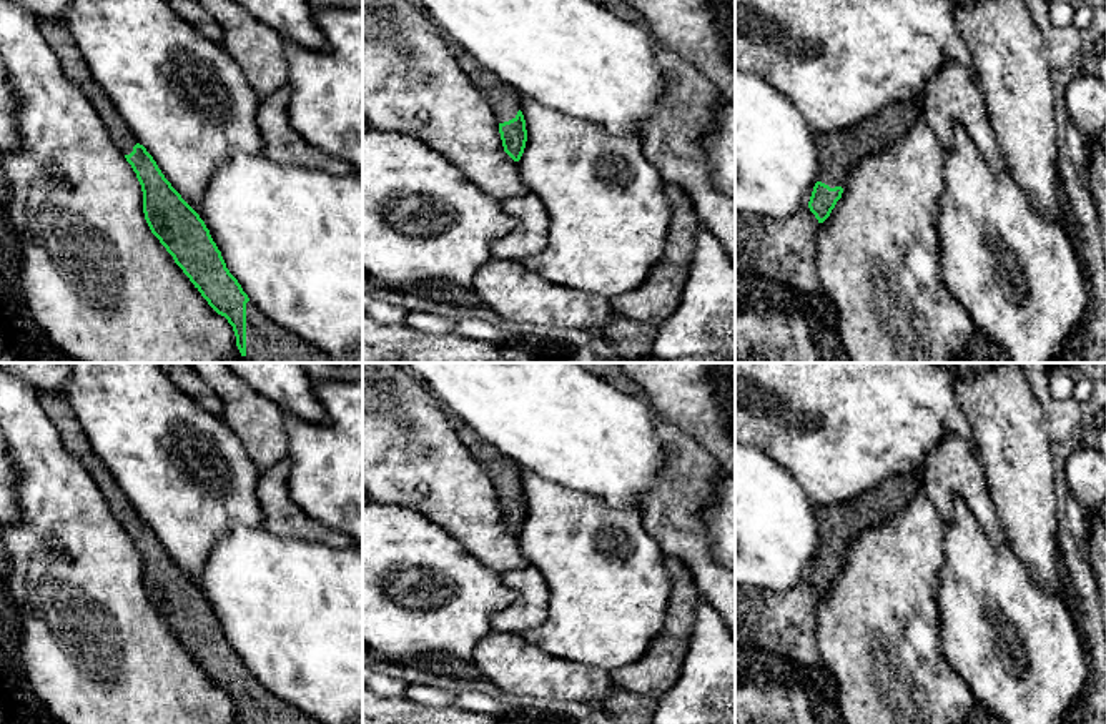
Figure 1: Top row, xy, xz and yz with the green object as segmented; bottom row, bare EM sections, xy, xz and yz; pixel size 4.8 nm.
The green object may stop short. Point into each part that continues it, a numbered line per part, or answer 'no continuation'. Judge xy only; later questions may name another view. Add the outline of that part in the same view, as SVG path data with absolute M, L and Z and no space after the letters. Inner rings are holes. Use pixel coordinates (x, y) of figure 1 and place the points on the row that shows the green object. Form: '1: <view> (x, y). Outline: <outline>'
1: xy (55, 32). Outline: M38 18L38 27L45 42L57 55L65 77L90 100L116 148L123 155L130 155L138 140L111 103L106 92L93 78L67 25L60 20Z
2: xy (266, 342). Outline: M246 303L248 363L334 363L333 356L268 320Z

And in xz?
1: xz (503, 99). Outline: M449 42L449 50L489 103L496 121L504 123L516 118L519 112L519 92L484 68L469 52L466 52L457 43Z

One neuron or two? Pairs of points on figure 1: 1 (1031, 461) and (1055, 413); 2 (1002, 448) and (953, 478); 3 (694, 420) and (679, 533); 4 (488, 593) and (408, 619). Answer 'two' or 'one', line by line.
1: two
2: two
3: two
4: one

